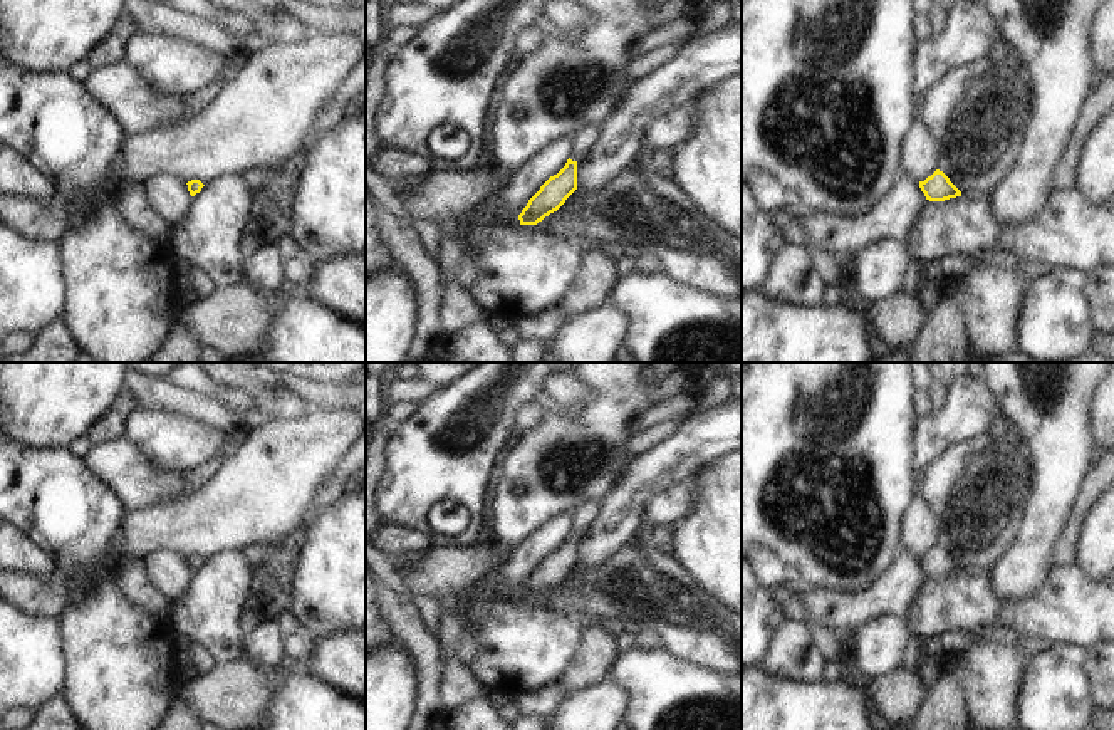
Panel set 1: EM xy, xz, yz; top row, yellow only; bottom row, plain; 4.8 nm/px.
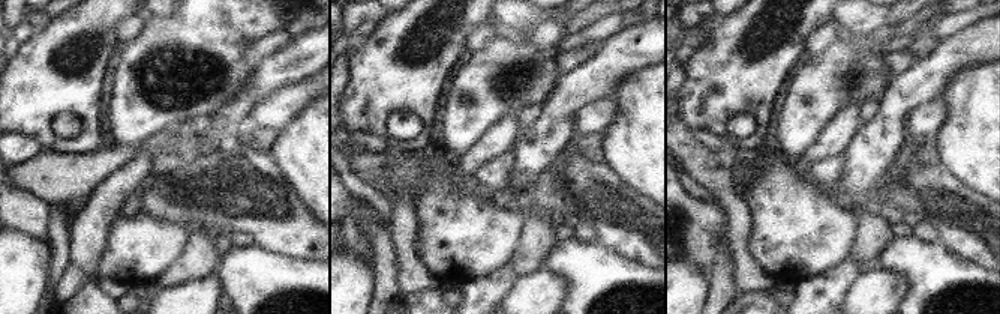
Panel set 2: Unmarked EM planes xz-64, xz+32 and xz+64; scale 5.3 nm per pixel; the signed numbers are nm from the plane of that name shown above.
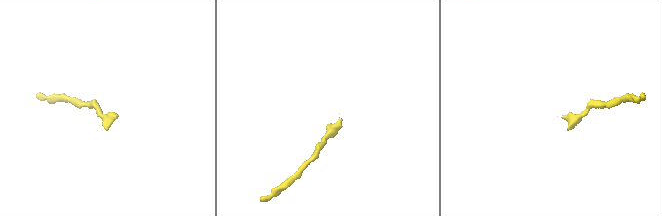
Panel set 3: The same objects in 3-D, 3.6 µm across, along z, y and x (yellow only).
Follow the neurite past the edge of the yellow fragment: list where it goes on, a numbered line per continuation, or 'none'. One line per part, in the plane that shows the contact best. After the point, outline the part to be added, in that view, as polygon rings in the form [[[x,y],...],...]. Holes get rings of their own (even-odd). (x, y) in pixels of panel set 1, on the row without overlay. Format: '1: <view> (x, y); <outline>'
1: xz (583, 516); [[[582,502],[577,505],[570,514],[570,535],[579,539],[582,532],[596,520],[597,512],[597,502]]]

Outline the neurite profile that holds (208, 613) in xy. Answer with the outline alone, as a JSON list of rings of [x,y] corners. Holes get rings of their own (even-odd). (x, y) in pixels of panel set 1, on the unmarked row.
[[[252,550],[218,552],[206,559],[191,576],[186,592],[171,604],[171,631],[188,643],[200,644],[216,663],[243,658],[240,614],[255,571],[262,566]]]

